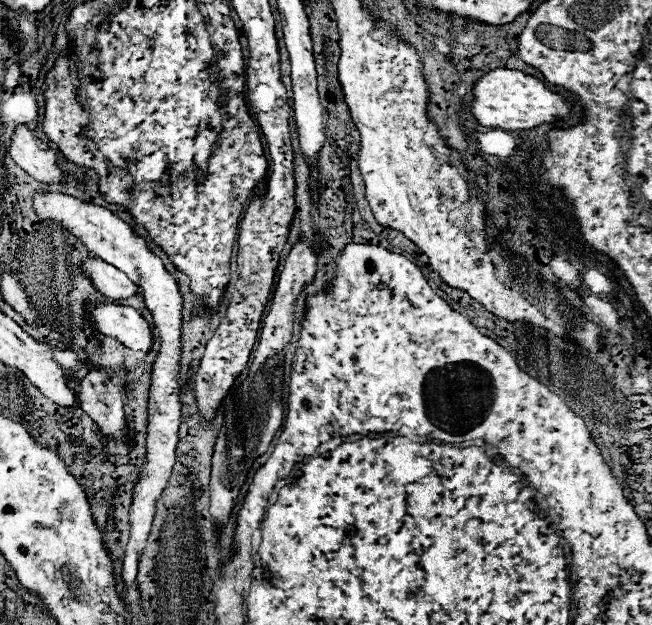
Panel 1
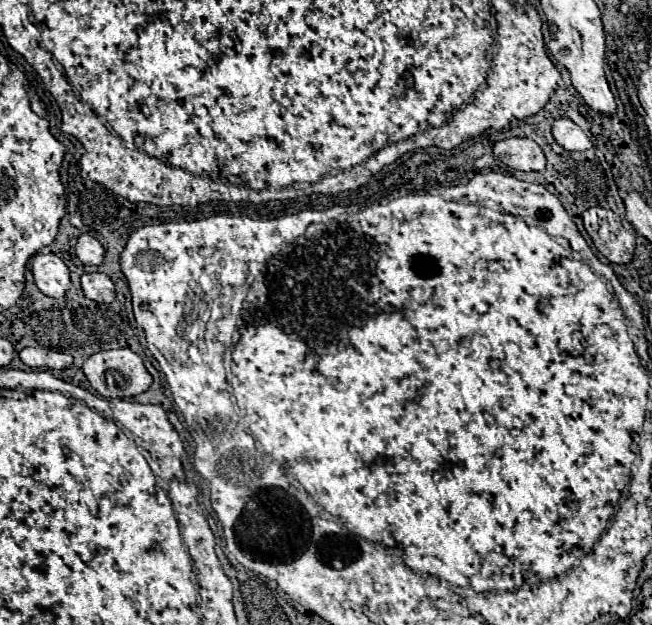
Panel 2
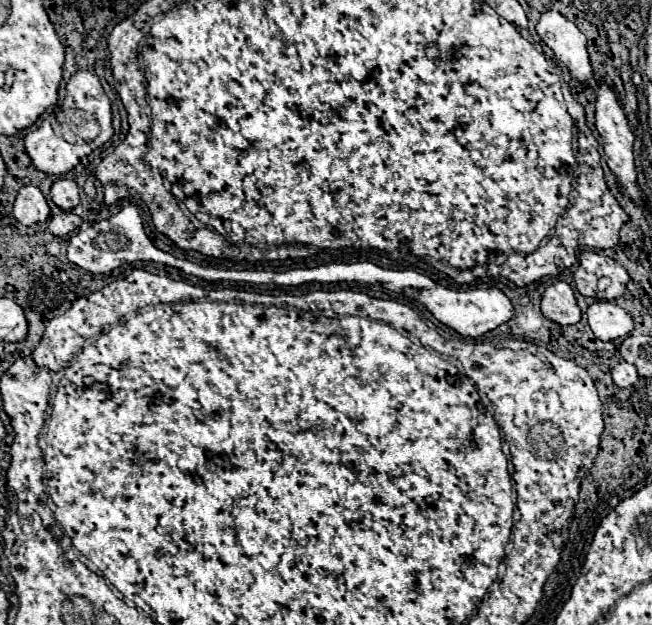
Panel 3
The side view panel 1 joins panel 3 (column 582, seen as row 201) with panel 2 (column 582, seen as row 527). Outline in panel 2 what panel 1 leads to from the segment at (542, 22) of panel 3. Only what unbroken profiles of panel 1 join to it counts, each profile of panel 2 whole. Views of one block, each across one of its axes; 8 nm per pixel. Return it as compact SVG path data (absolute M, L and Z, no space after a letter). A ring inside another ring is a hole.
M568 118L556 120L554 126L552 126L552 134L554 134L554 140L556 140L562 148L568 148L570 152L592 148L590 138L582 132L582 128L580 128L578 124L574 124L574 122L568 120Z

